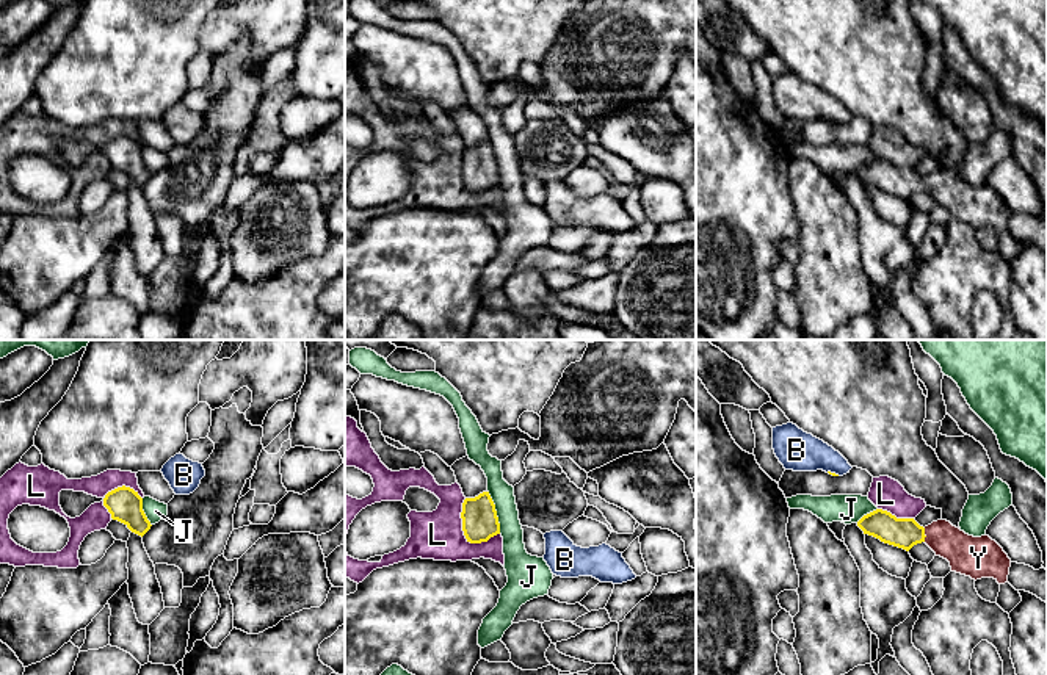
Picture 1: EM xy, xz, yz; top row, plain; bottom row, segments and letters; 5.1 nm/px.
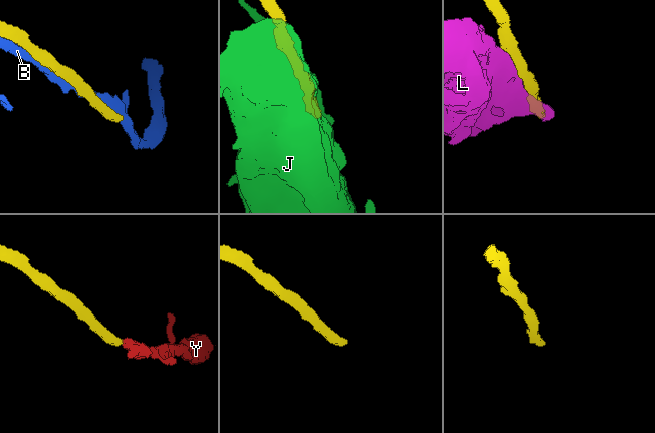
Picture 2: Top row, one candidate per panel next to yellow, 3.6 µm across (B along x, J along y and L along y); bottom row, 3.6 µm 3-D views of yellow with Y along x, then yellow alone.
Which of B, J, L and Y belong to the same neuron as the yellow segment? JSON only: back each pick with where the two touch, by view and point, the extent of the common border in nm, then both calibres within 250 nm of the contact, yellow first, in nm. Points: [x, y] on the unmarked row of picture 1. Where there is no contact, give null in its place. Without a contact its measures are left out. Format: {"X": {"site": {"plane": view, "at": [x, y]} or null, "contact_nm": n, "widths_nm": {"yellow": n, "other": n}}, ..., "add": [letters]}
{"Y": {"site": {"plane": "yz", "at": [923, 184]}, "contact_nm": 70, "widths_nm": {"yellow": 160, "other": 200}}, "add": ["Y"]}

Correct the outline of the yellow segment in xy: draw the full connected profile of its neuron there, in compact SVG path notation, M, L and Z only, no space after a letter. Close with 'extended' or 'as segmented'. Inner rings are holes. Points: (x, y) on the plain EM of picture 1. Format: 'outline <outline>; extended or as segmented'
outline M118 136L103 147L103 155L113 169L124 172L132 182L144 185L150 179L150 171L143 160L143 147L130 136Z; as segmented

